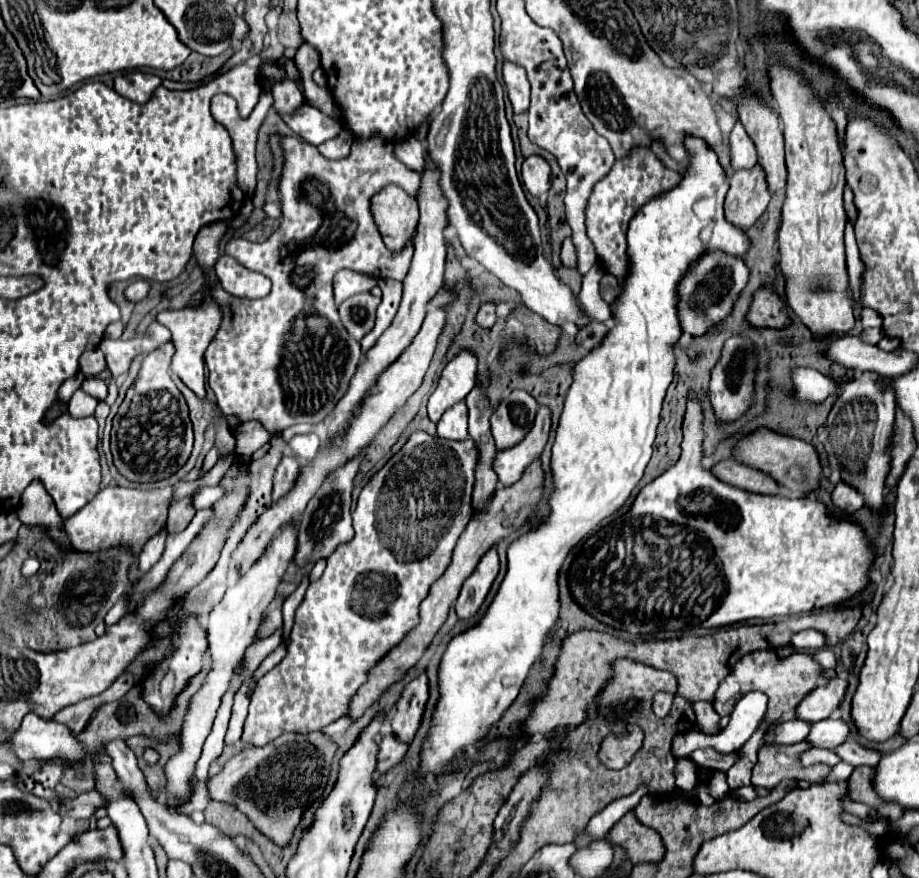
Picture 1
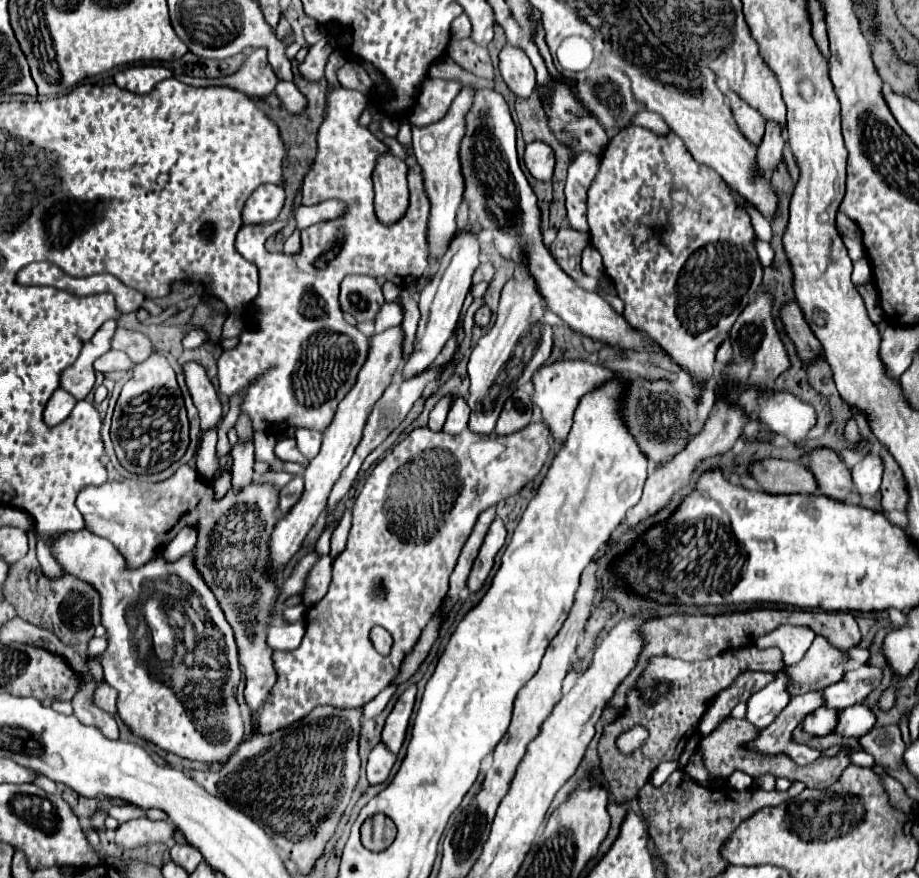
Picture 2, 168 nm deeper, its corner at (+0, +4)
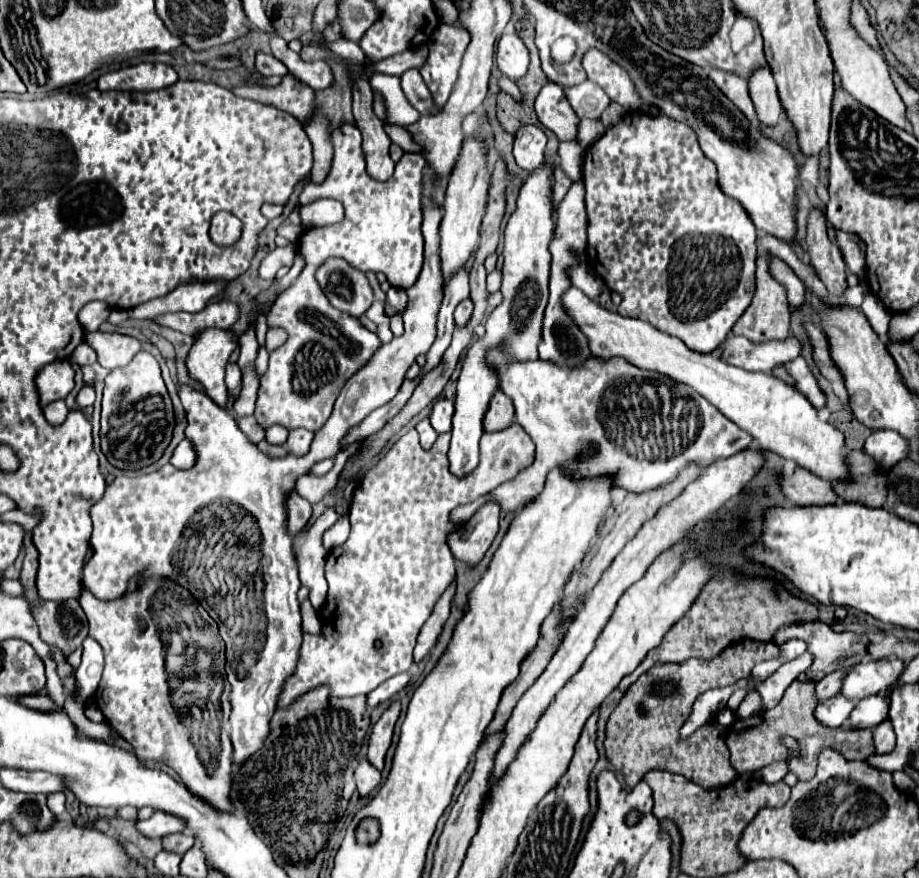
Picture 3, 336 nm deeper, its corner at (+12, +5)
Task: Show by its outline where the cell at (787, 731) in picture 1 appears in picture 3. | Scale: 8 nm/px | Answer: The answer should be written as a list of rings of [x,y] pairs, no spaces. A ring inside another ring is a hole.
[[[837,693],[833,695],[831,699],[825,699],[819,703],[817,707],[817,719],[823,723],[823,725],[829,725],[829,727],[841,727],[849,721],[849,713],[853,711],[855,707],[855,701],[847,699],[845,695]]]

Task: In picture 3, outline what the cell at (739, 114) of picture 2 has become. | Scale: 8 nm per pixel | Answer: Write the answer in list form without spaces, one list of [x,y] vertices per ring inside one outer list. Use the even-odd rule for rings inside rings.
[[[709,69],[709,79],[749,117],[749,121],[755,119],[755,109],[747,91],[747,81],[743,77],[737,77],[735,73],[725,73],[719,69]]]

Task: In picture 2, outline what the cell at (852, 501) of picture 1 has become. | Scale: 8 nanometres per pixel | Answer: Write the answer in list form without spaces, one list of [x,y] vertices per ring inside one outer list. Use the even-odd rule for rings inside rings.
[[[875,454],[865,456],[851,470],[851,478],[853,478],[855,490],[861,496],[873,496],[873,494],[877,494],[879,492],[879,484],[881,484],[881,474],[883,474],[881,458],[875,456]]]

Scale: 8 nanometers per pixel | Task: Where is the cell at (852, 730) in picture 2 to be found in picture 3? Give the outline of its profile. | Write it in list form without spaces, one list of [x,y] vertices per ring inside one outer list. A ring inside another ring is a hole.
[[[871,695],[857,703],[851,713],[851,725],[857,729],[877,727],[881,721],[889,717],[889,701],[883,695]]]

